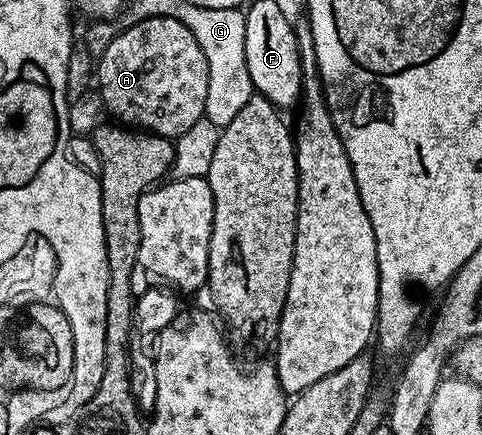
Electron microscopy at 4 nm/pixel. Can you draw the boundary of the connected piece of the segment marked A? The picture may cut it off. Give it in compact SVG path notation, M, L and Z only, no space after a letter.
M150 18L122 31L94 69L100 97L121 126L175 139L205 116L207 63L194 35L177 18Z

